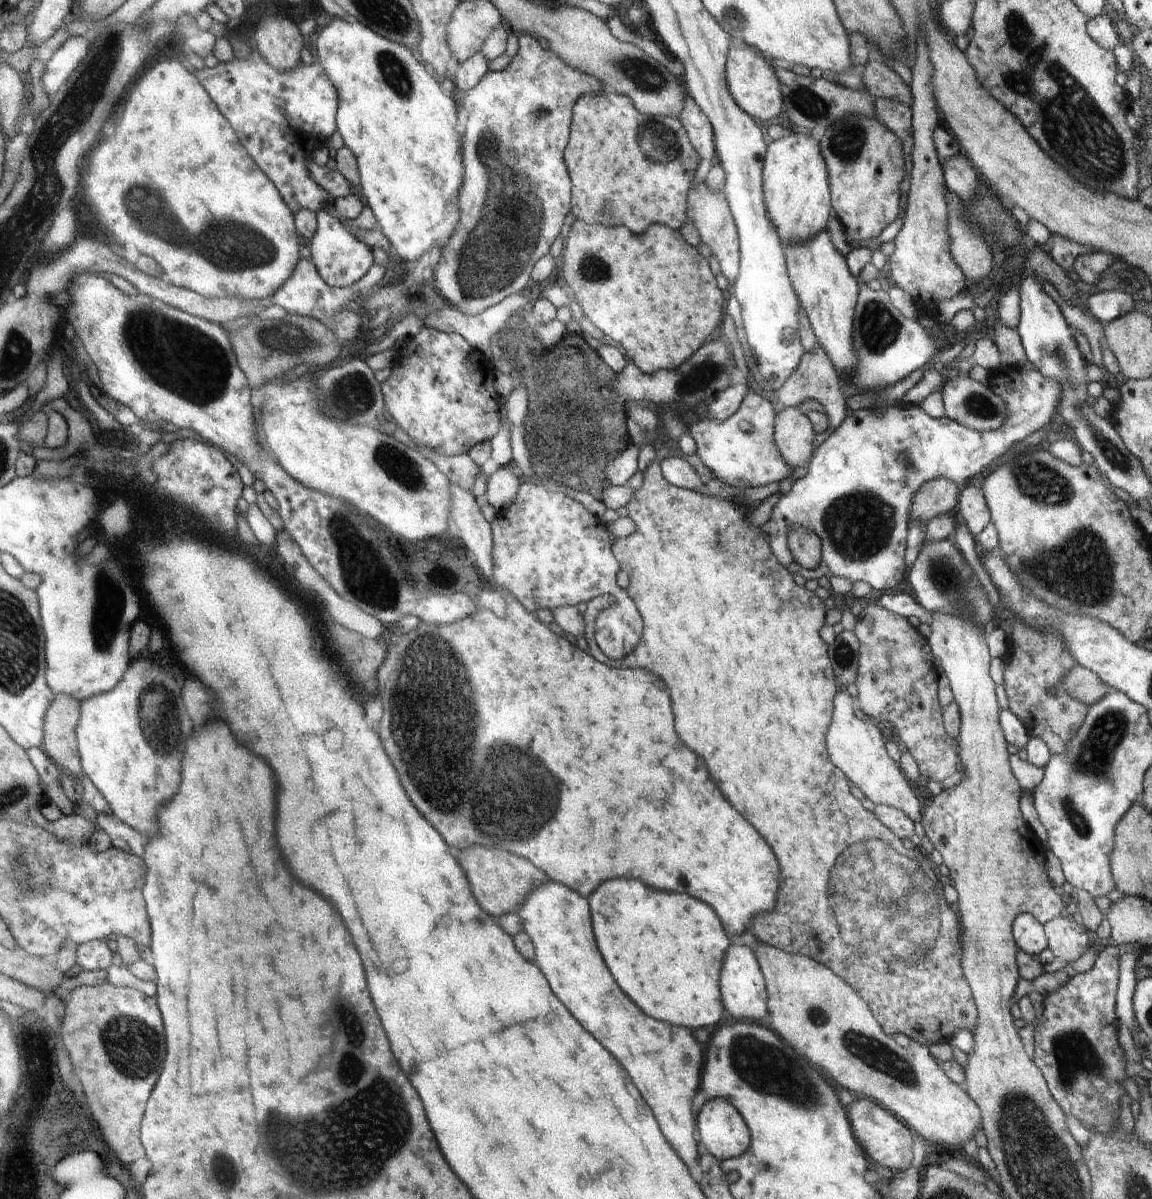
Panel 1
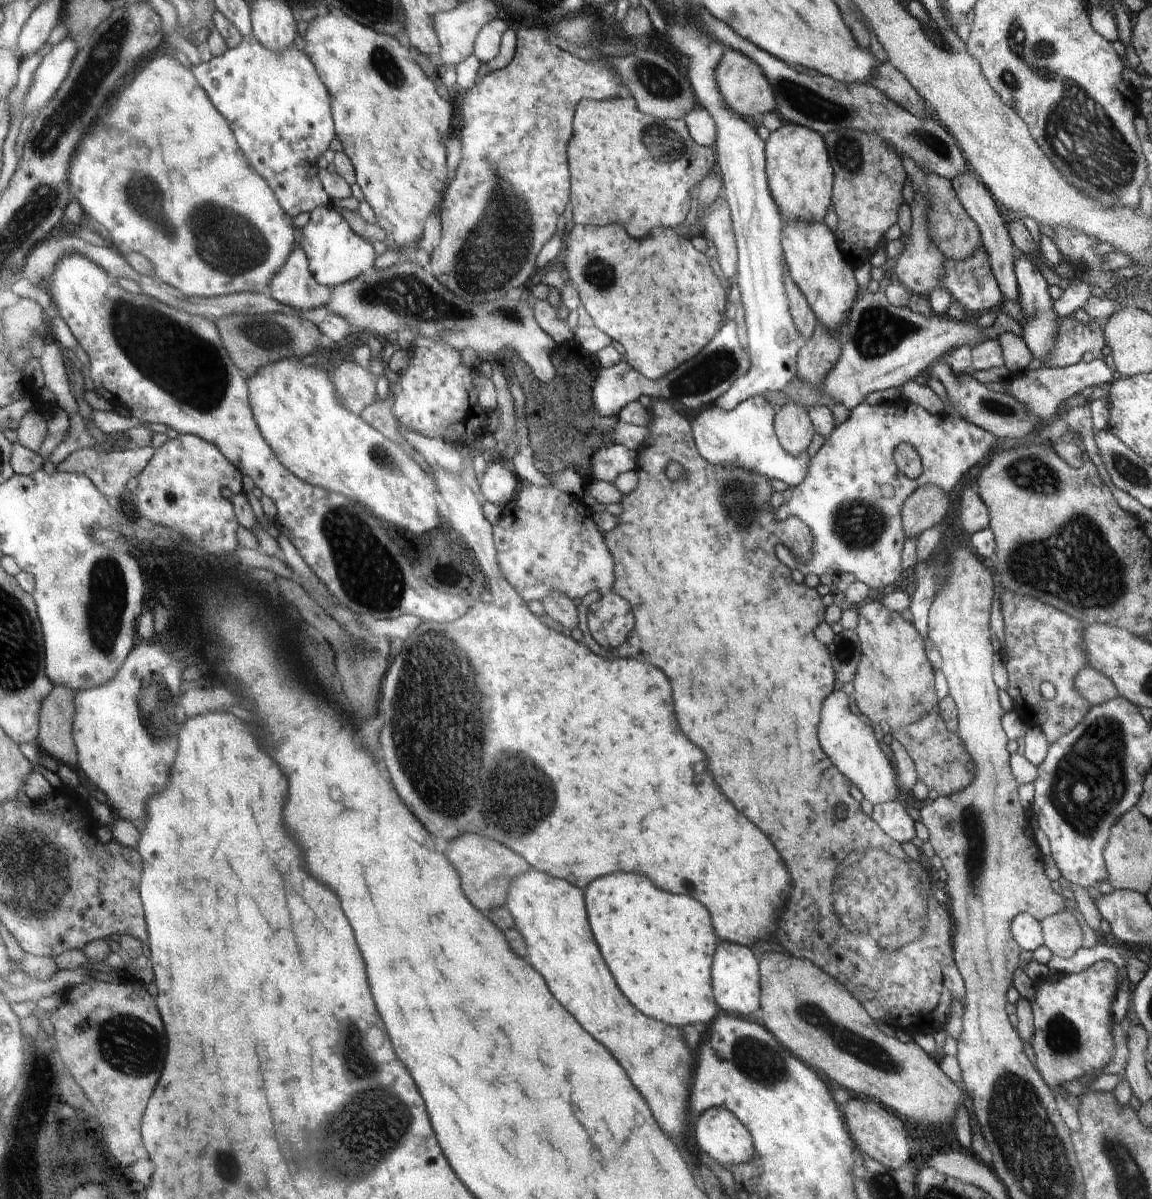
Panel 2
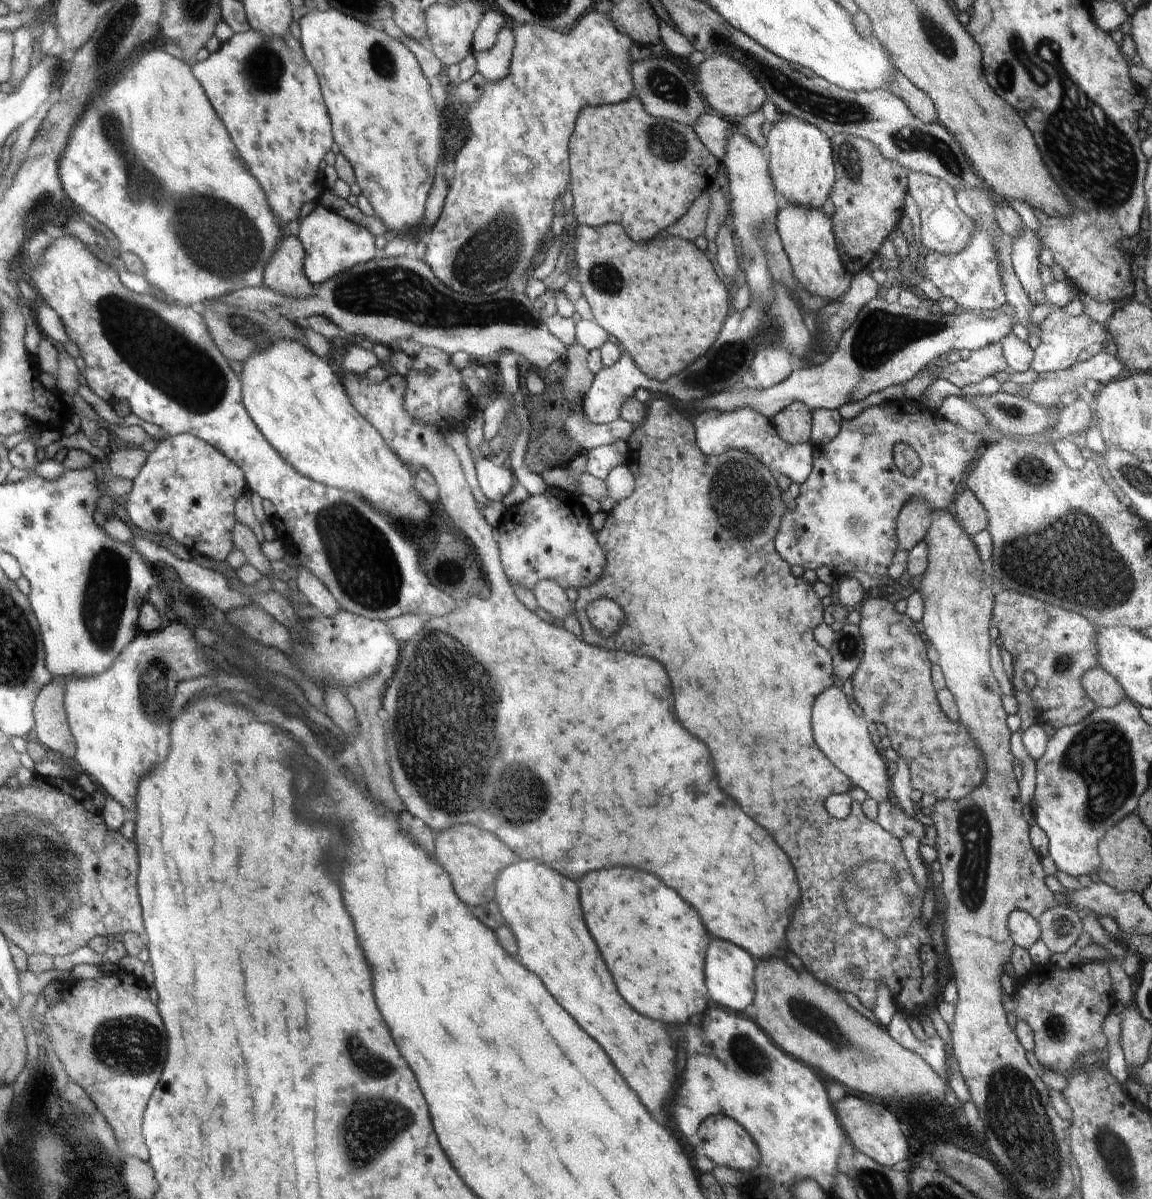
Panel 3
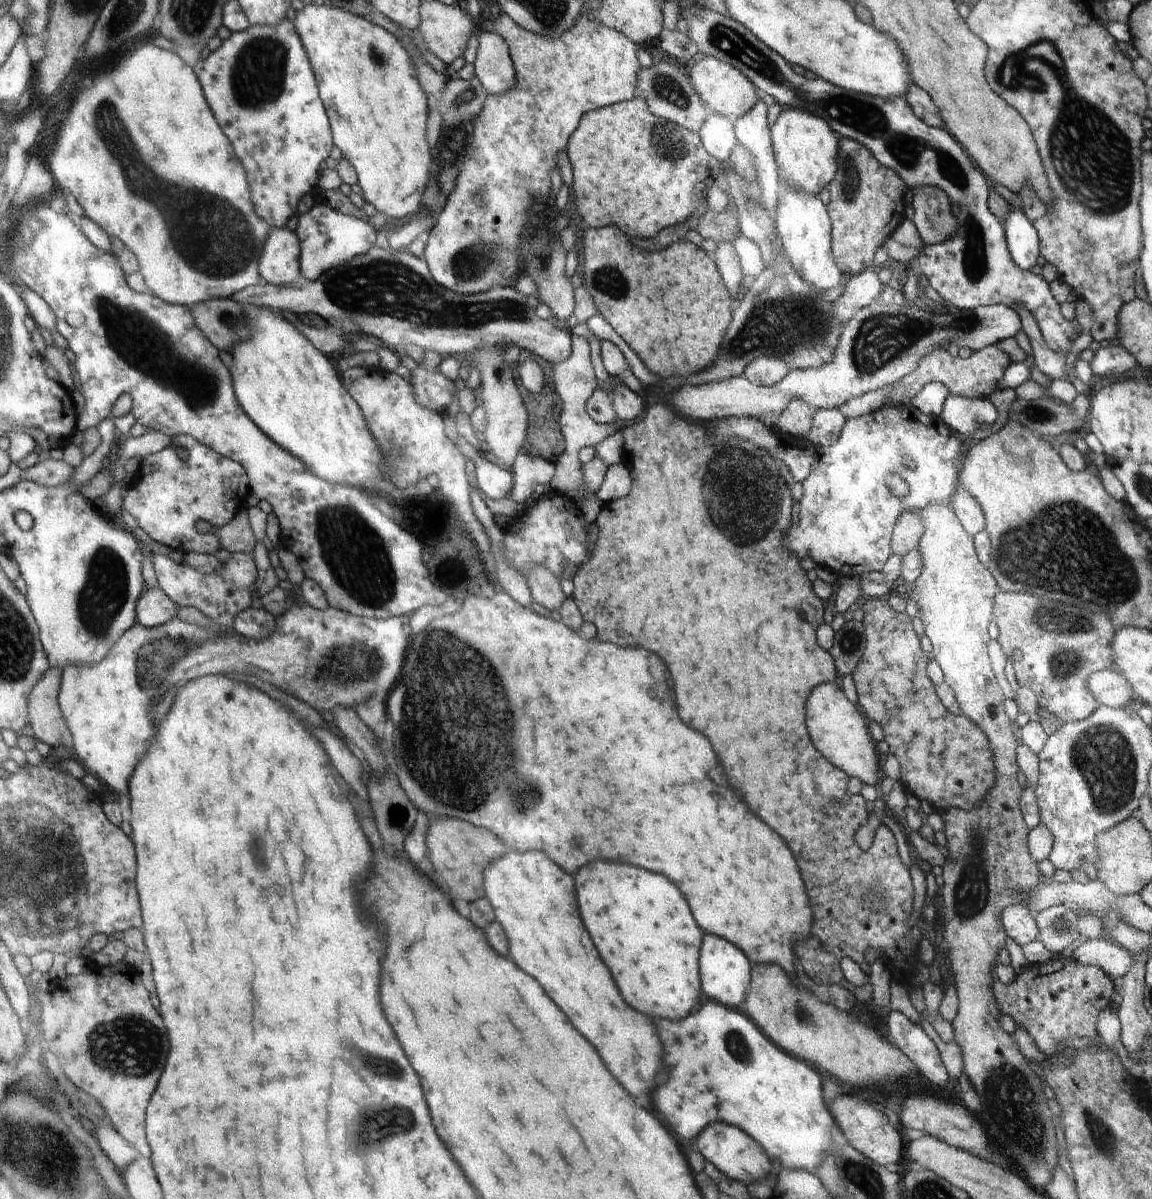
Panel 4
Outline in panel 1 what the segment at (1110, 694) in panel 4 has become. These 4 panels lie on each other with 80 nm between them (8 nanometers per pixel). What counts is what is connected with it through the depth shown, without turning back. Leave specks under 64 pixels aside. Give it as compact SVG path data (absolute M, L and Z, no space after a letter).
M1078 664L1074 665L1069 670L1068 676L1064 678L1064 688L1075 699L1086 703L1087 707L1104 698L1111 690L1097 674Z

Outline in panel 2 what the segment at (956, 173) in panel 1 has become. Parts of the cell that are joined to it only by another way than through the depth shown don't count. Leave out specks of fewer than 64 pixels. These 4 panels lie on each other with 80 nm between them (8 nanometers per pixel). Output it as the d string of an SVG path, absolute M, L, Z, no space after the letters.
M970 170L958 175L956 179L952 179L951 183L964 210L978 225L981 234L981 244L988 254L989 264L992 266L994 278L1000 283L1002 294L1008 300L1017 302L1018 283L1013 265L1017 251L1007 231L1007 226L1004 224L1004 212L1001 210L998 202L991 197L991 192L987 187Z

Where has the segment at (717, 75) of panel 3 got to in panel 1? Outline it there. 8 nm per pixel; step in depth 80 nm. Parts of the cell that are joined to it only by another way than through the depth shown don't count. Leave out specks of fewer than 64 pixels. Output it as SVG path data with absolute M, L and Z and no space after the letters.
M737 42L729 48L728 64L725 70L730 94L733 95L738 106L745 110L746 114L759 118L766 125L768 120L772 118L776 120L776 116L780 116L783 99L780 79L777 77L774 66L771 65L771 60L755 48Z

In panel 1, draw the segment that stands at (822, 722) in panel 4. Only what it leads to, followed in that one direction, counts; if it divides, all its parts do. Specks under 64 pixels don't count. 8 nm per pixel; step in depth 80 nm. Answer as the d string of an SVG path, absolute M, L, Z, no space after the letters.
M845 690L838 691L838 698L834 700L834 726L830 726L830 734L826 734L826 744L830 746L830 758L838 762L838 768L844 770L844 774L849 777L866 798L874 804L885 804L894 806L905 812L913 822L920 822L920 812L922 812L922 802L916 794L916 790L910 786L908 778L902 774L898 761L892 760L886 754L886 746L882 740L880 730L875 724L870 724L868 720L858 718L852 712L854 700Z

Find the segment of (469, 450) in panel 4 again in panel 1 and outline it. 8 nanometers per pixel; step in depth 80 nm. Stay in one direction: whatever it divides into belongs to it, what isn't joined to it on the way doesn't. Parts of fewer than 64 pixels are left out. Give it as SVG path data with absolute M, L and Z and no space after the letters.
M509 466L500 467L488 476L486 496L488 502L498 513L502 513L516 498L521 479L518 478Z

